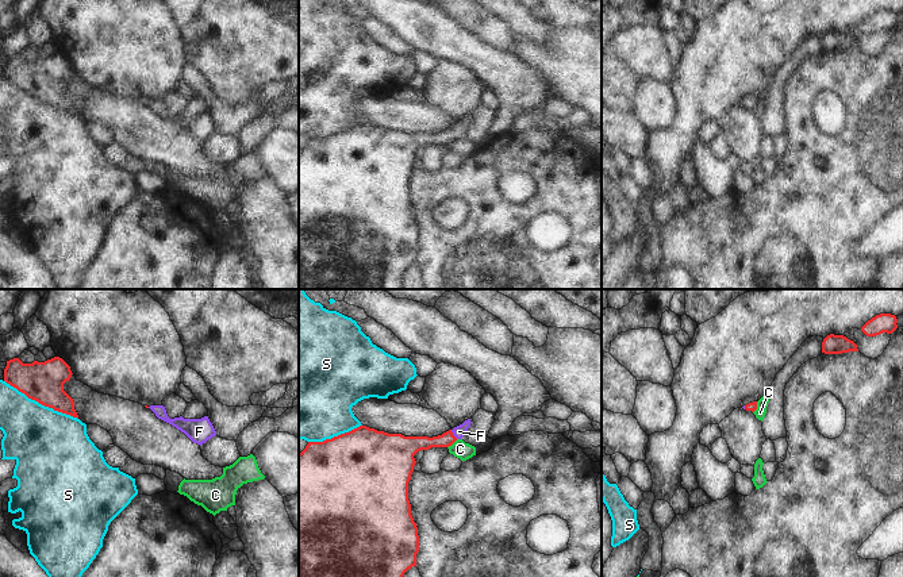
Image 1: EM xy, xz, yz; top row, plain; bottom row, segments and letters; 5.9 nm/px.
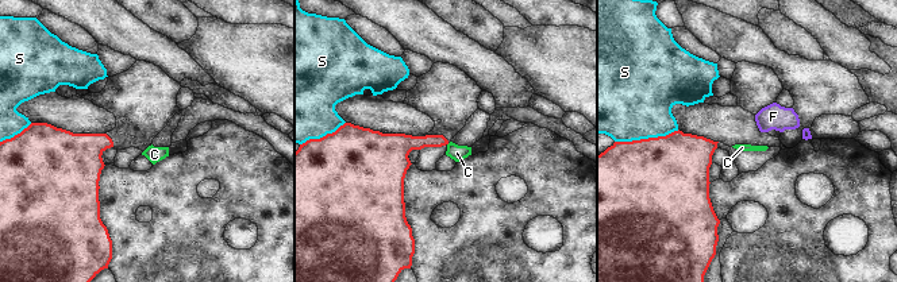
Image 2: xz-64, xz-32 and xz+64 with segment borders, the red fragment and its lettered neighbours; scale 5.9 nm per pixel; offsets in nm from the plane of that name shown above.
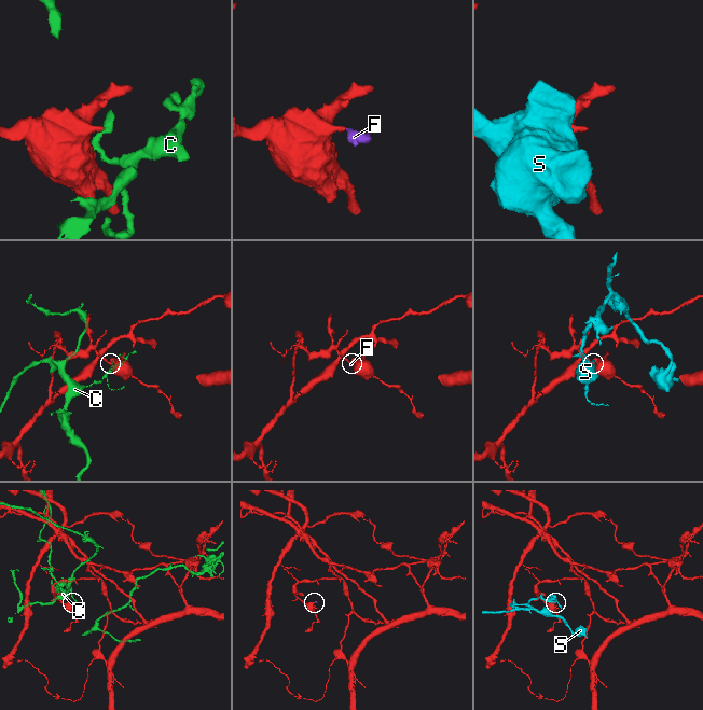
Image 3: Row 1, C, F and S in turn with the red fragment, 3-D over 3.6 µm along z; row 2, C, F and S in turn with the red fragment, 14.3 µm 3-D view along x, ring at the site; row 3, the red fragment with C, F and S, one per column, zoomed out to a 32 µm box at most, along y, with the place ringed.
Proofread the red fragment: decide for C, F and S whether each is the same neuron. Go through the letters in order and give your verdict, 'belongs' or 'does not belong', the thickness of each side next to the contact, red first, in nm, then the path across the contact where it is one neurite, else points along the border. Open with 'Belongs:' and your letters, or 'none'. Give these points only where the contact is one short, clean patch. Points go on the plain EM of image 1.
Belongs: F
C: does not belong; calibres 110 and 100 nm; border xz (457, 137), (448, 145)
F: belongs; calibres 110 and 70 nm; way xz (411, 142), (445, 138), (452, 131), (458, 129)
S: does not belong; calibres 240 and 420 nm

